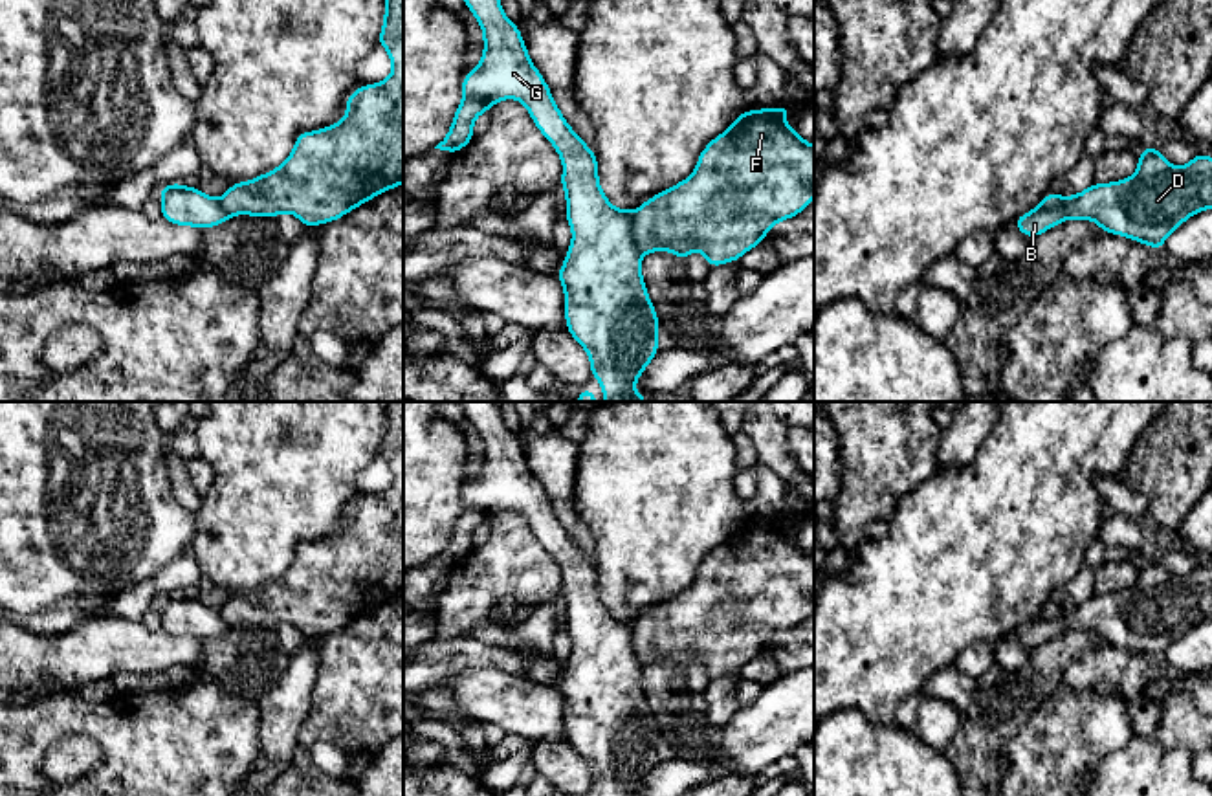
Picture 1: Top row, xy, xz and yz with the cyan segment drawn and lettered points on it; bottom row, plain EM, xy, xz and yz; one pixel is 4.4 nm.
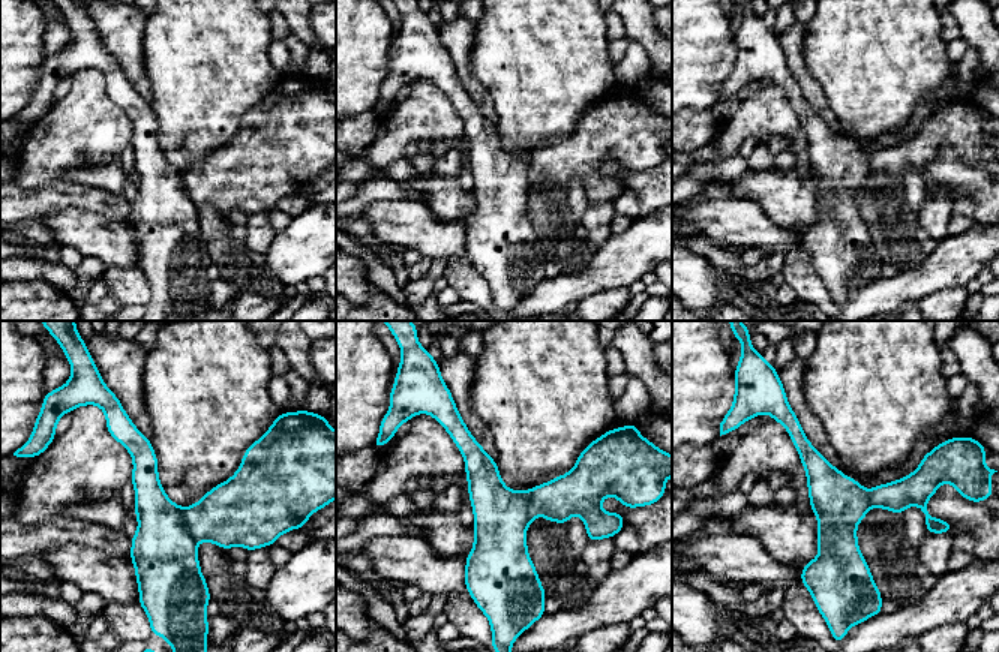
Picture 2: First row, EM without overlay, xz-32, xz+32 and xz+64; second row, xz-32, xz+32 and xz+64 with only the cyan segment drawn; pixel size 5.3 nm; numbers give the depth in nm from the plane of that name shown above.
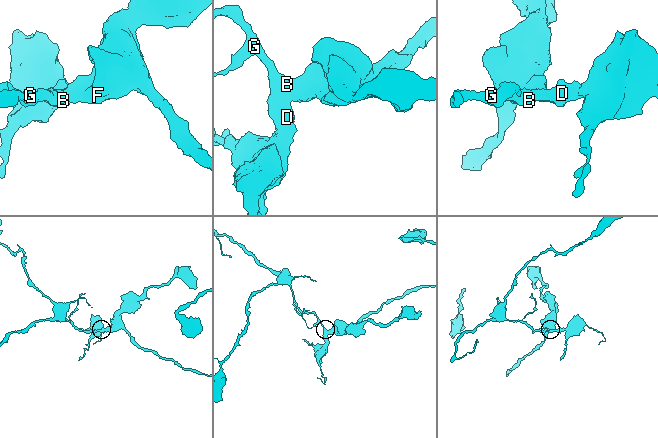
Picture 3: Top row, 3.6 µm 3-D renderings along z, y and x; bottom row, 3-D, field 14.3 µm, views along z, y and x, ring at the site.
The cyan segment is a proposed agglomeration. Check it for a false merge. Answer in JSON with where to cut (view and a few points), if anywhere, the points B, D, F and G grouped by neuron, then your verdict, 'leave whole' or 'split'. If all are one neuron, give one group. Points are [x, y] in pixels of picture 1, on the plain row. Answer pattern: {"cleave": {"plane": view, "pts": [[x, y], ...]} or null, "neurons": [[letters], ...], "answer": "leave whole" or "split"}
{"cleave": {"plane": "xz", "pts": [[635, 622], [633, 652], [640, 664]]}, "neurons": [["B", "D", "G"], ["F"]], "answer": "split"}

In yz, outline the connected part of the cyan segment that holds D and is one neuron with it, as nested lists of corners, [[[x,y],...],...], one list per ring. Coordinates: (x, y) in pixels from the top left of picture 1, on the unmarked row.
[[[1150,554],[1139,567],[1135,585],[1128,591],[1093,594],[1071,607],[1065,616],[1058,620],[1034,618],[1012,635],[1027,649],[1034,649],[1063,631],[1093,631],[1104,644],[1128,647],[1159,662],[1172,642],[1203,620],[1212,620],[1212,567],[1199,563],[1186,576],[1173,578]]]

